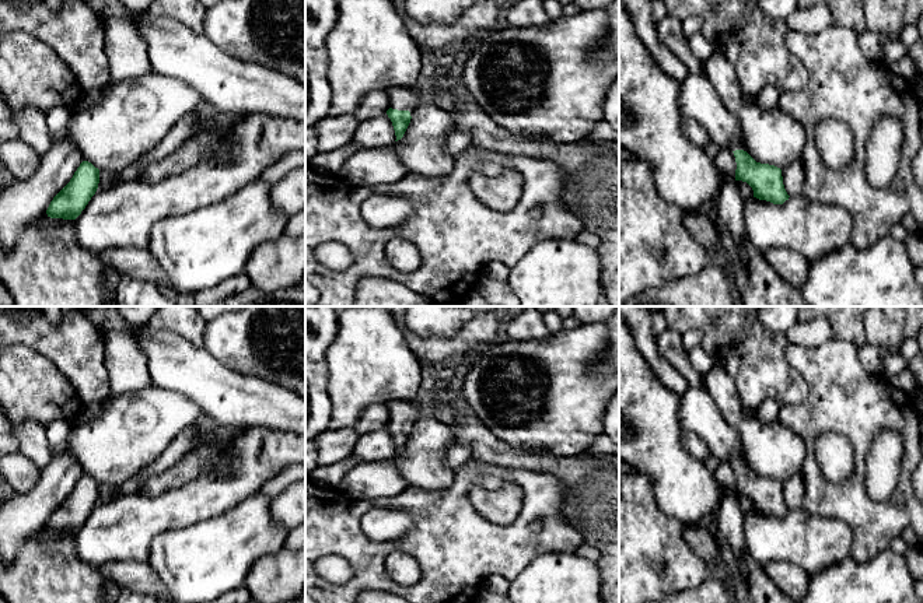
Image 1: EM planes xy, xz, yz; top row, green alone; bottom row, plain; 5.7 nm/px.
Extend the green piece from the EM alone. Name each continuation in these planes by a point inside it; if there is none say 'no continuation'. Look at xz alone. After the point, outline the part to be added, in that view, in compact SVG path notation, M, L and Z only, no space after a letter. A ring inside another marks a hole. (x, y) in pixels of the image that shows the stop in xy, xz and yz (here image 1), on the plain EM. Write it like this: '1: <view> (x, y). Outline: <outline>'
1: xz (401, 412). Outline: M391 402L389 414L392 423L413 424L424 417L438 417L440 411L433 403L417 404L415 402Z

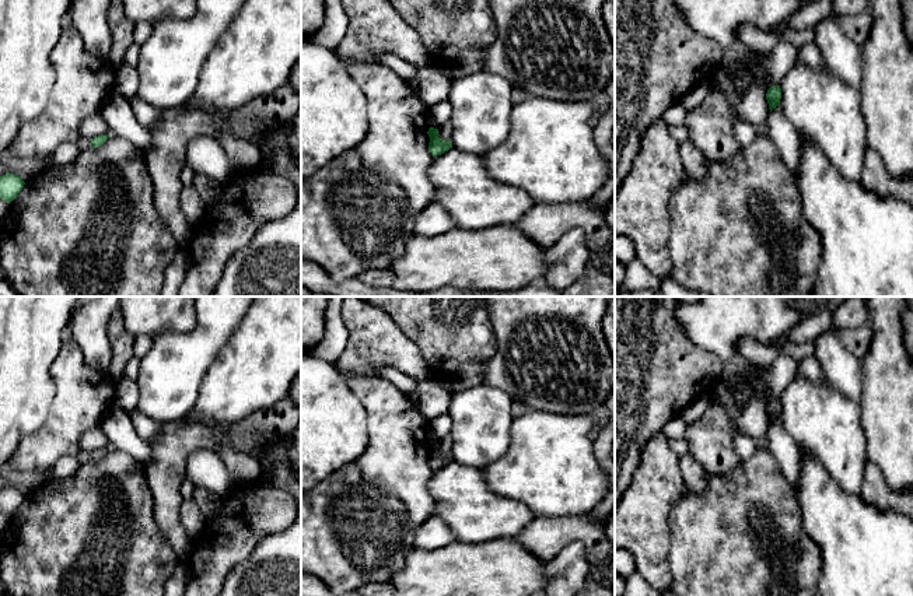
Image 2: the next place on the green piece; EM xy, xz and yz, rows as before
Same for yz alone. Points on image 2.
no continuation

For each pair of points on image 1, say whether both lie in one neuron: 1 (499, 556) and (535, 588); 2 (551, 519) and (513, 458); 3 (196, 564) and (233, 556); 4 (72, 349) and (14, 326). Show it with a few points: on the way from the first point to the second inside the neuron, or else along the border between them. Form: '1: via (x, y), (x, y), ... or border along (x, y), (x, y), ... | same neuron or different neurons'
1: border along (545, 553), (532, 560), (510, 581) | different neurons
2: border along (488, 462), (503, 467), (530, 469), (552, 474) | different neurons
3: via (205, 560), (224, 556) | same neuron
4: via (58, 343), (39, 333), (28, 332) | same neuron

